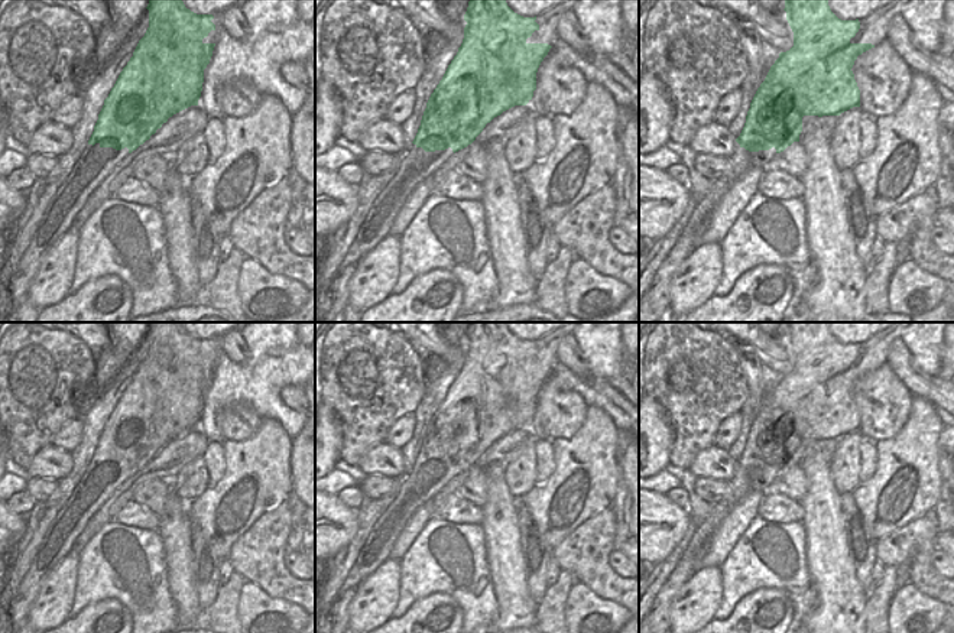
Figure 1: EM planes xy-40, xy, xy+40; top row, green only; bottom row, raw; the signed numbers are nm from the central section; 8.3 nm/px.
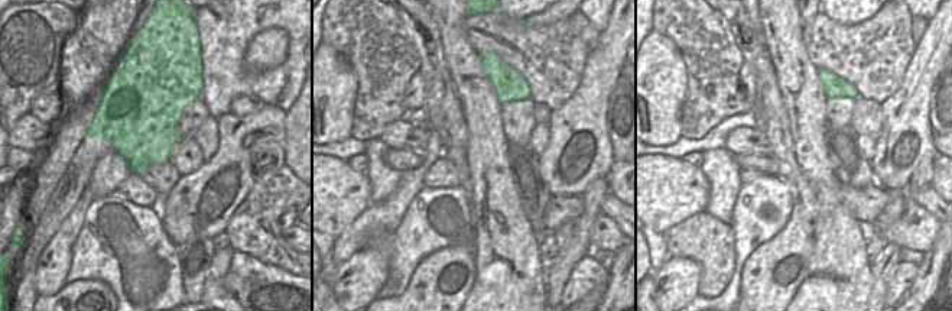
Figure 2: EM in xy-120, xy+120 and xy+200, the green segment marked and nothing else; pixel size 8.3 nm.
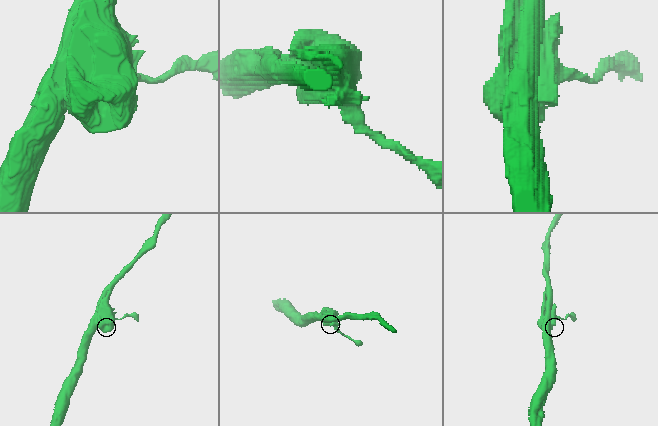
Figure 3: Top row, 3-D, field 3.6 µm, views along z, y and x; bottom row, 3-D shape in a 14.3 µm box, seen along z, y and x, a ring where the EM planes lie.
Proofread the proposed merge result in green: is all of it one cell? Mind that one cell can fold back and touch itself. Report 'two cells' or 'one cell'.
two cells

